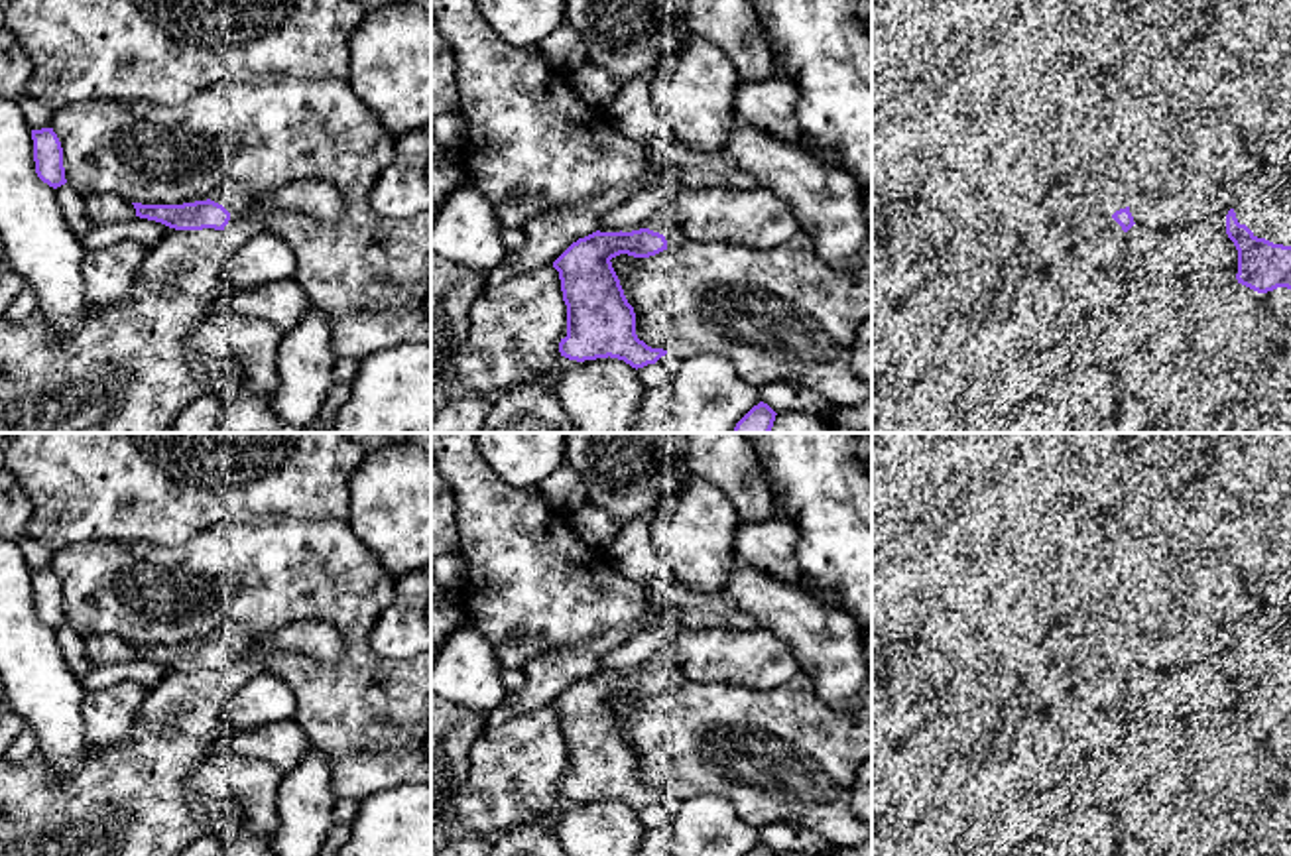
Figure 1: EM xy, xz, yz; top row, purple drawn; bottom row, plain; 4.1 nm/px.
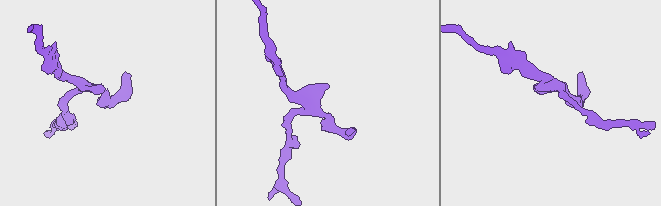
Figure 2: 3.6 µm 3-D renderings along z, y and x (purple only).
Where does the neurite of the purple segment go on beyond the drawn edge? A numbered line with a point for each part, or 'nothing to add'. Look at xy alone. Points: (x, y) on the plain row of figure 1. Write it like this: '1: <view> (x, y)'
1: xy (233, 636)

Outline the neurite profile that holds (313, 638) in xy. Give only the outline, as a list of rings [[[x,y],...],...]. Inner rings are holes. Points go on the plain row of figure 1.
[[[293,620],[230,657],[222,671],[169,669],[146,691],[132,742],[104,754],[87,748],[83,767],[69,781],[53,779],[39,750],[24,764],[0,760],[0,856],[179,856],[216,828],[244,826],[246,817],[234,801],[199,795],[185,785],[203,758],[234,732],[222,716],[226,697],[270,671],[276,653],[338,661],[344,651],[344,636],[329,620]]]

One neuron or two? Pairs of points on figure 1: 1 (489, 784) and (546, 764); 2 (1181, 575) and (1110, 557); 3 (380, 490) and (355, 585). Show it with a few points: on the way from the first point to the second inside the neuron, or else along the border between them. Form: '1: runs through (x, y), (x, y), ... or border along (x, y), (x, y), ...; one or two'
1: runs through (502, 784), (522, 764), (532, 764); one
2: runs through (1164, 575), (1128, 575); one
3: border along (349, 520), (355, 534), (394, 579); two

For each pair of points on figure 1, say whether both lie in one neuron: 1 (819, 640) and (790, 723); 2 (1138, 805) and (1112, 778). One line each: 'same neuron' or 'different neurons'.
1: different neurons
2: different neurons

